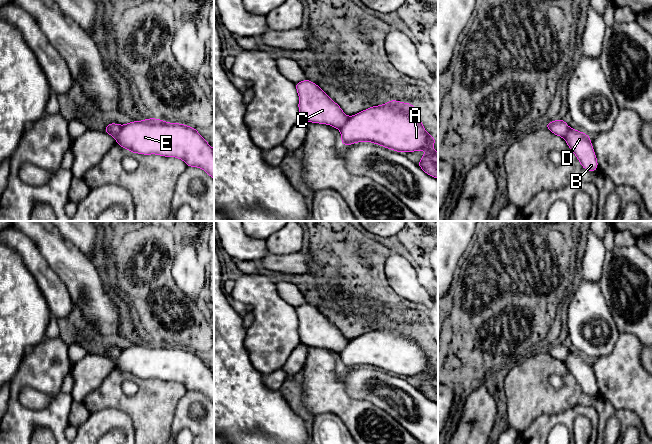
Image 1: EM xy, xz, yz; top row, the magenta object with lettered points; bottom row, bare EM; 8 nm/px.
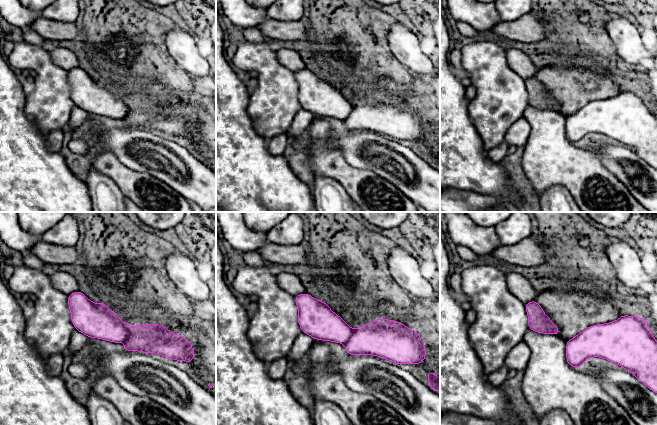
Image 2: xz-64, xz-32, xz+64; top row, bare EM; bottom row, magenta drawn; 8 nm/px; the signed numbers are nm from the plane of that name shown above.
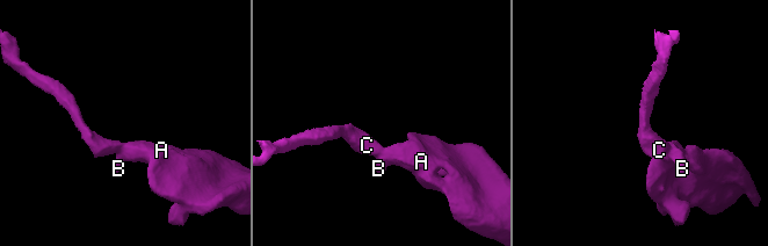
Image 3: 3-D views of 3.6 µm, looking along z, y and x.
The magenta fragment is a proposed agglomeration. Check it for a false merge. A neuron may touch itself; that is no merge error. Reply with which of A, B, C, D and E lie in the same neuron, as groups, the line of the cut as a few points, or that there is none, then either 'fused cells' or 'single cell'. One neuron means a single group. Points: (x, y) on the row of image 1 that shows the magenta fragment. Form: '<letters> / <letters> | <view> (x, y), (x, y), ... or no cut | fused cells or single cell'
A B D E / C | xy (122, 126), (115, 138) | fused cells

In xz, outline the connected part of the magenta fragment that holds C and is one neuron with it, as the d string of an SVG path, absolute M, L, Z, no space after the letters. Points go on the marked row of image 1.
M305 79L295 83L301 119L340 129L349 119L342 108L316 83Z

